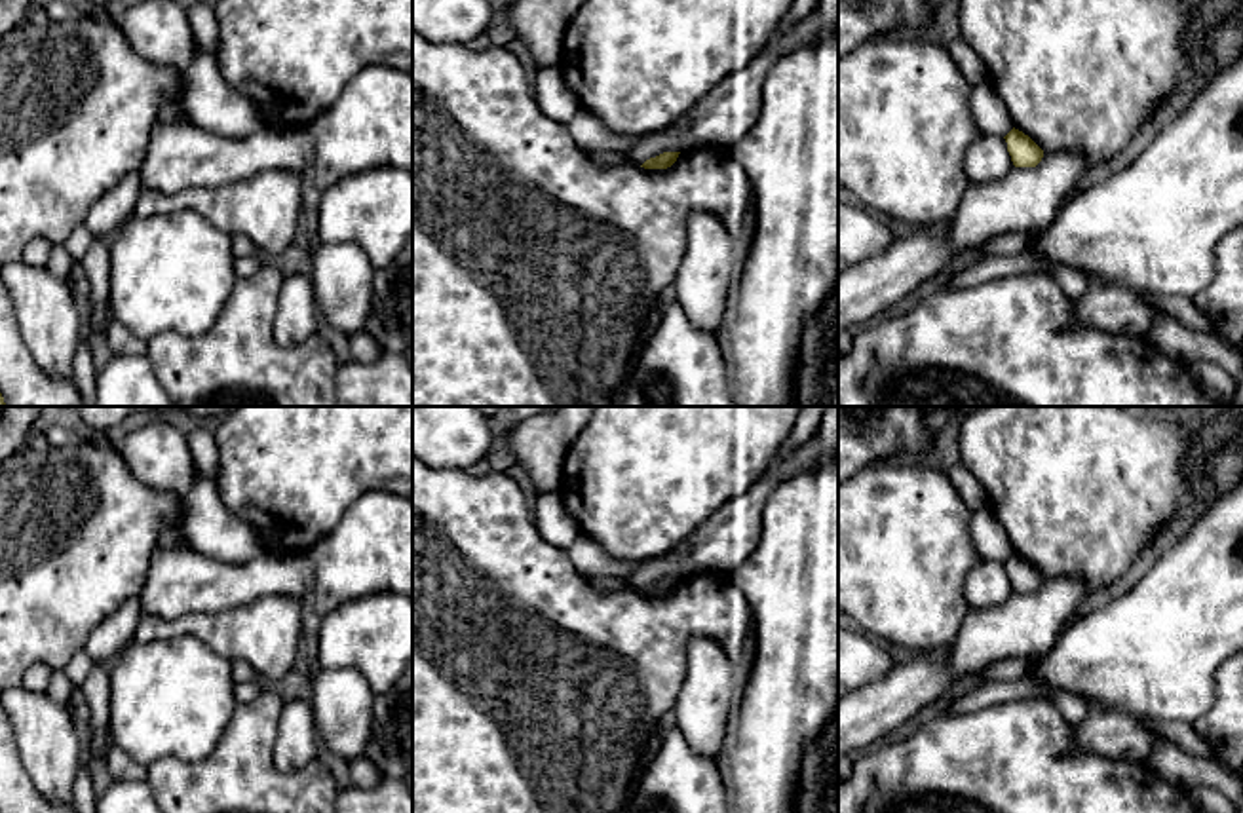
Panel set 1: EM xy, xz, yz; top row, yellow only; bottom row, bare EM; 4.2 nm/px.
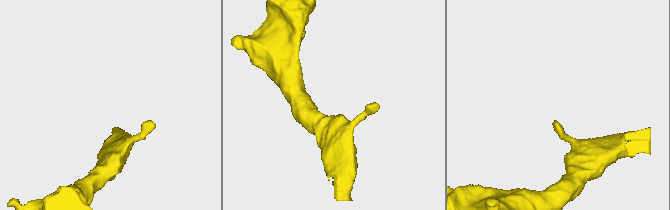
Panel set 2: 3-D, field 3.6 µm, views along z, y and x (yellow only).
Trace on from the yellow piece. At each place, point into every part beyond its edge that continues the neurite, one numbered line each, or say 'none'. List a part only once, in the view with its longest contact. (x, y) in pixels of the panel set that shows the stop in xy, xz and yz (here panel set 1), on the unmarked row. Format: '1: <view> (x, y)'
none

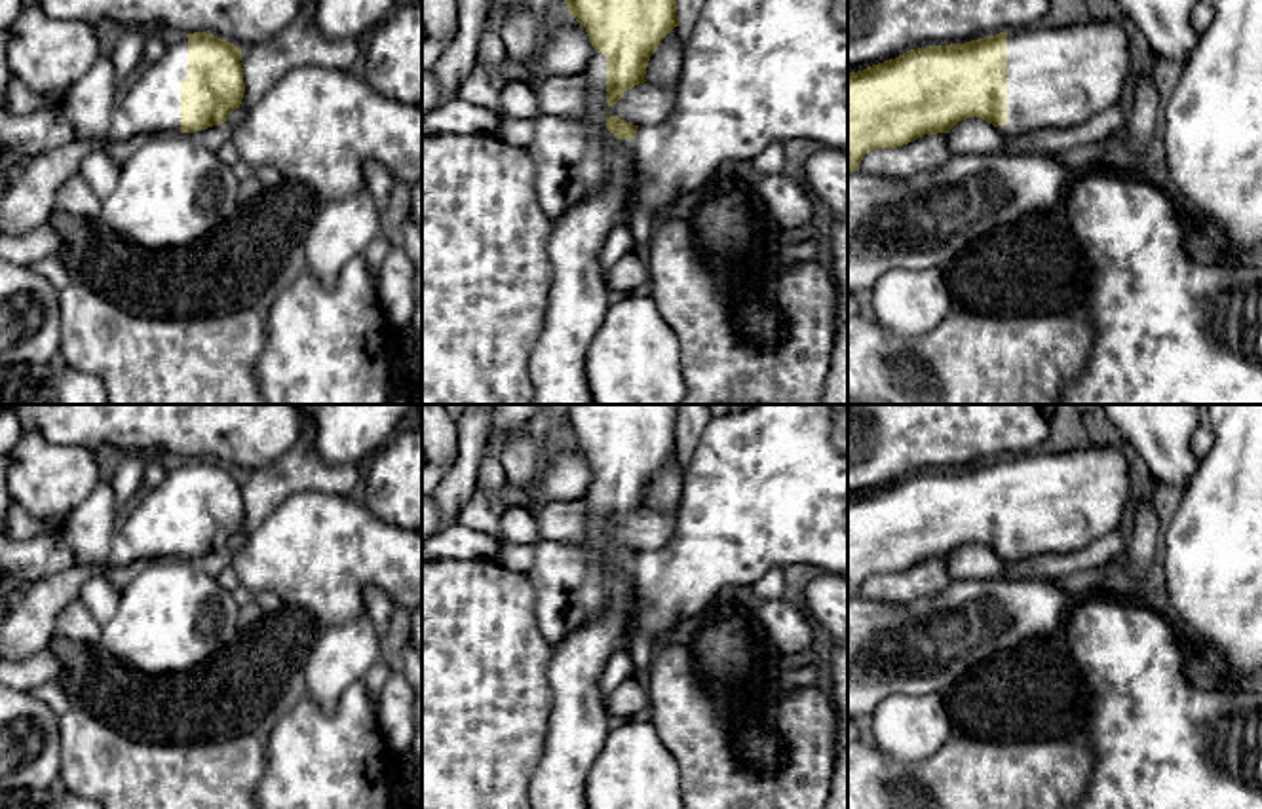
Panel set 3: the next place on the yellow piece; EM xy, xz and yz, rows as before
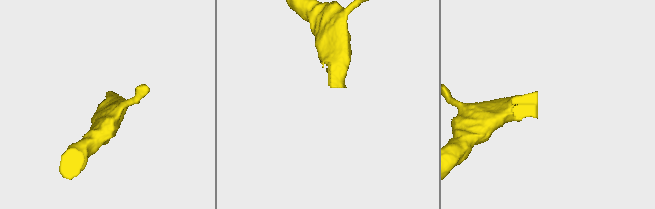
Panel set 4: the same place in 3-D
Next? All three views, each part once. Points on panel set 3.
1: yz (1057, 504)

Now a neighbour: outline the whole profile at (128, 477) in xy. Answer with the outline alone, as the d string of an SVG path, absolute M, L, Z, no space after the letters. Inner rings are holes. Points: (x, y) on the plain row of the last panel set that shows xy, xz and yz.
M122 454L120 465L112 479L112 490L118 505L118 522L125 517L129 505L141 494L144 460L137 454Z

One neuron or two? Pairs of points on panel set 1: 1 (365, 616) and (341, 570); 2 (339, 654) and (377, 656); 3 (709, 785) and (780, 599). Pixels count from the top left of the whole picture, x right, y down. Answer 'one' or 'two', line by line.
1: two
2: one
3: two

